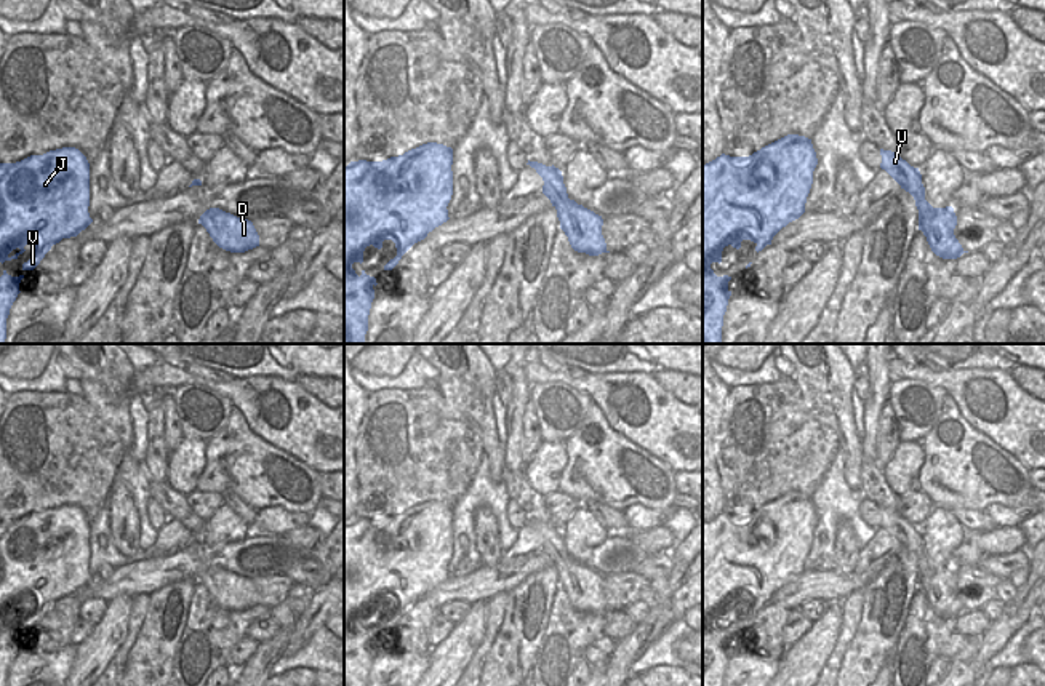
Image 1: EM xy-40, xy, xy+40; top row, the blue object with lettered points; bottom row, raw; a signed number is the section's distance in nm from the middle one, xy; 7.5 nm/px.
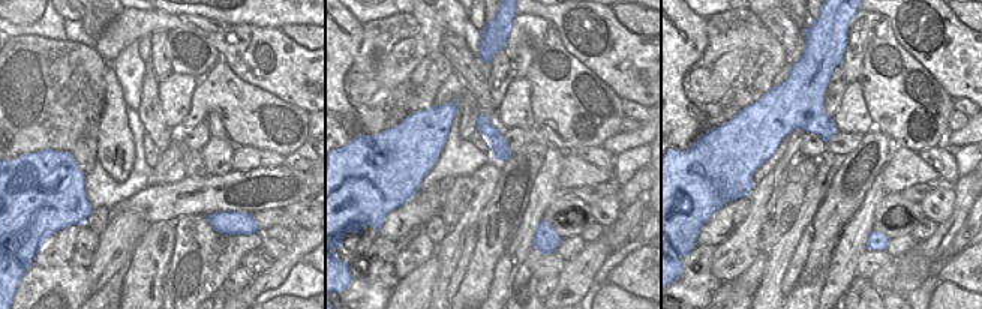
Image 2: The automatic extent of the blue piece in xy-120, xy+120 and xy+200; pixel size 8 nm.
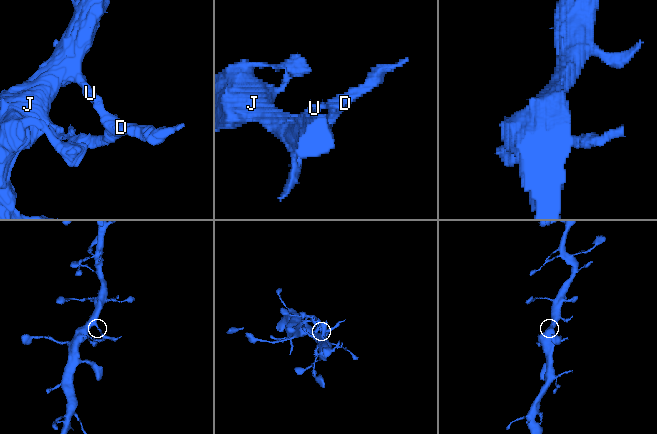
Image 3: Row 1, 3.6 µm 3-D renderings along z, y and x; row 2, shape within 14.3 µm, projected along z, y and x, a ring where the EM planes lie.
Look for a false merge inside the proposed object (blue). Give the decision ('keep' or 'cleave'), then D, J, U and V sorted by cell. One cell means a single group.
cleave | D / J U V

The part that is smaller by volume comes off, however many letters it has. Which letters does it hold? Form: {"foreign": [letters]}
{"foreign": ["D"]}

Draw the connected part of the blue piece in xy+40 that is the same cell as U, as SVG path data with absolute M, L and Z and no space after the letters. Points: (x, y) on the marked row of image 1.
M880 149L882 163L885 170L906 192L915 192L920 200L925 200L925 187L919 168L911 166L906 160L891 150Z

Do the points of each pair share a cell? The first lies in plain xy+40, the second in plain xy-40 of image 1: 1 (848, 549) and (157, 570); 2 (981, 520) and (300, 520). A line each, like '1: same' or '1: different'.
1: different
2: different

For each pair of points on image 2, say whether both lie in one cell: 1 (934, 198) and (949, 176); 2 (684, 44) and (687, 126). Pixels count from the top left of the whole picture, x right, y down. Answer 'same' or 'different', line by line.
1: different
2: same

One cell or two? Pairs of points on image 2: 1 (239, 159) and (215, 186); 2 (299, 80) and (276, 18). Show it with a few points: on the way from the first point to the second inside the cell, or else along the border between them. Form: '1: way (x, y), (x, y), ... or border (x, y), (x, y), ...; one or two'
1: border (267, 165), (233, 171); two
2: border (245, 24), (281, 29); two

